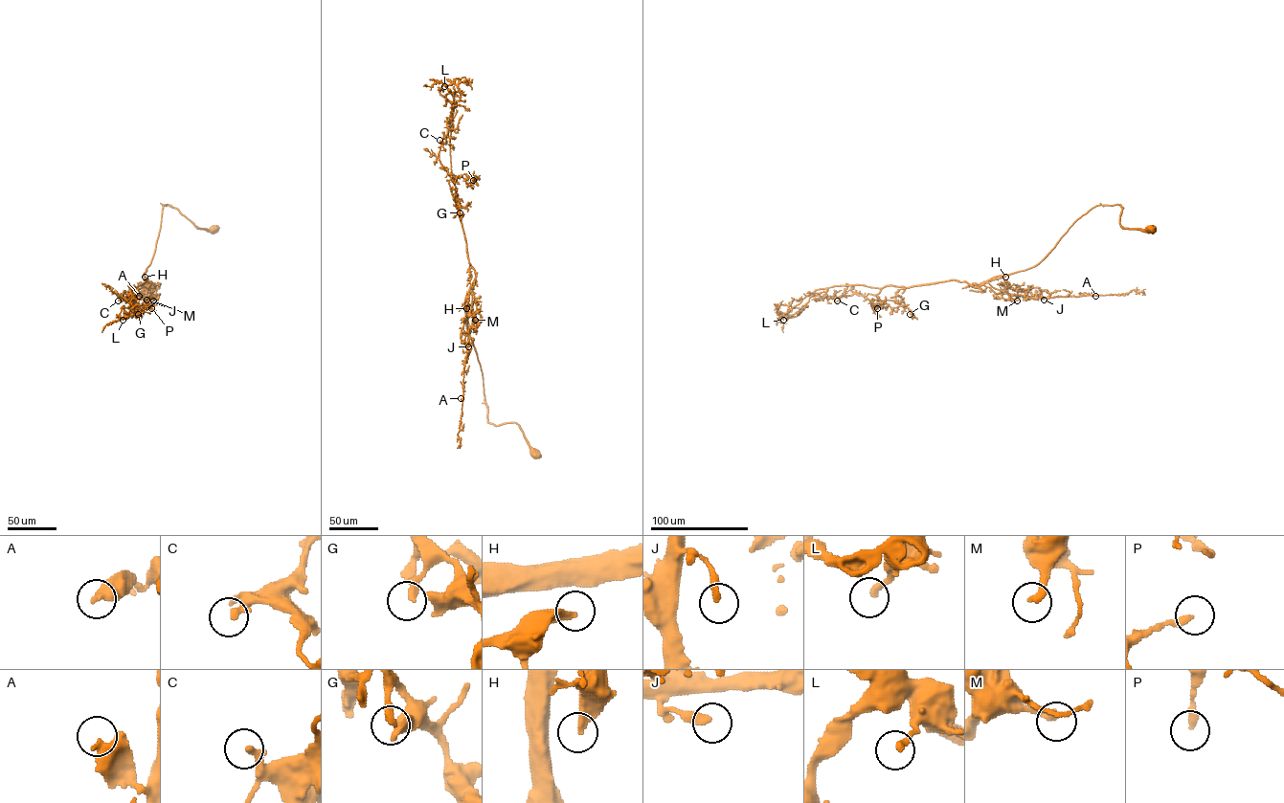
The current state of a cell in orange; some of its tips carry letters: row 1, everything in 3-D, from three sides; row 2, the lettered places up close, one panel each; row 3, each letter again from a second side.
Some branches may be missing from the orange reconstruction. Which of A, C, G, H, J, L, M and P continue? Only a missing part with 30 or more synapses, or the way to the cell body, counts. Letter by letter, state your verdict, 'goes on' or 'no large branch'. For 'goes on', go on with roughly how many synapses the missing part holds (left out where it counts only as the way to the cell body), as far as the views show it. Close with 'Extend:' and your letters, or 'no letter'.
A: no large branch
C: no large branch
G: no large branch
H: goes on; about 80 synapses
J: no large branch
L: no large branch
M: no large branch
P: no large branch
Extend: H

